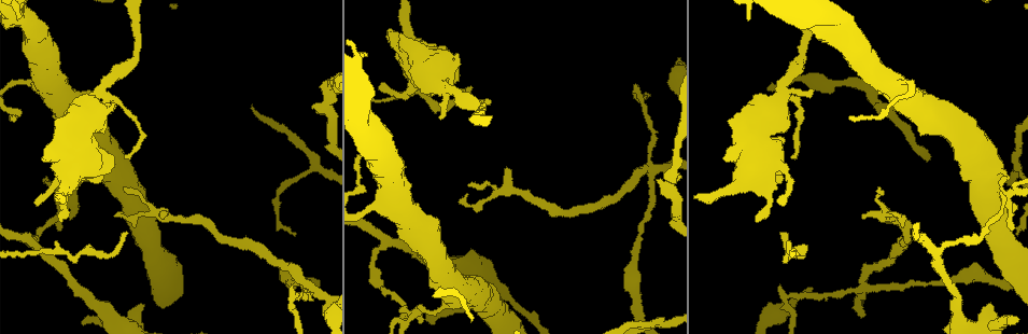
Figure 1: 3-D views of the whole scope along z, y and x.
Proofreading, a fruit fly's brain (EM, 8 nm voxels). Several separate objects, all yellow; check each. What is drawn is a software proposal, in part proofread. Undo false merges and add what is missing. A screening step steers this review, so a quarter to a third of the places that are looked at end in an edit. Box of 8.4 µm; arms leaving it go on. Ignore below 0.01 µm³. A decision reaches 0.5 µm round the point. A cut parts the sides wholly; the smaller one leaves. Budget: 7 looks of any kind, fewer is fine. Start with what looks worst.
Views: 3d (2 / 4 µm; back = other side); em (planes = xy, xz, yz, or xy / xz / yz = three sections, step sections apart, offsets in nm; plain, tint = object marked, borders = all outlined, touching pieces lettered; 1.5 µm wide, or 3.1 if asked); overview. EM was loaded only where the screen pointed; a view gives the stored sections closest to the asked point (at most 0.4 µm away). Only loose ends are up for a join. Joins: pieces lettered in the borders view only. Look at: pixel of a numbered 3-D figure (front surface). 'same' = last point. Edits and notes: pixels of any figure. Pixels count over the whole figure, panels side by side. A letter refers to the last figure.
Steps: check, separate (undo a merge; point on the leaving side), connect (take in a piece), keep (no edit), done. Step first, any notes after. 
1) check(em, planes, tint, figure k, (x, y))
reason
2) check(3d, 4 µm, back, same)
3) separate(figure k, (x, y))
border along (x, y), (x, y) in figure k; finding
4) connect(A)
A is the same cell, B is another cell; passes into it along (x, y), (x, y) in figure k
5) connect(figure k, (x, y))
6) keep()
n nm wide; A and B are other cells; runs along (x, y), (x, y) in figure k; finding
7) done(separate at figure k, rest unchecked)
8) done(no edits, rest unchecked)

check(em, planes, borders, figure 1, (419, 310))
sharp bend

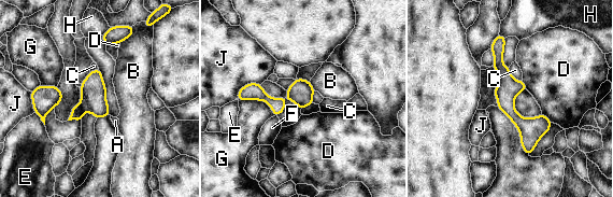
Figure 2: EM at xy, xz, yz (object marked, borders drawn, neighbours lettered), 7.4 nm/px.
separate(figure 2, (77, 111))
G touches over 300 nm; A, B, C, D, E, F, G, H and J are other cells; border along (81, 102), (85, 110) in figure 2; two neurons meet here

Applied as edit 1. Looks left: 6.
check(overview)
see it whole again

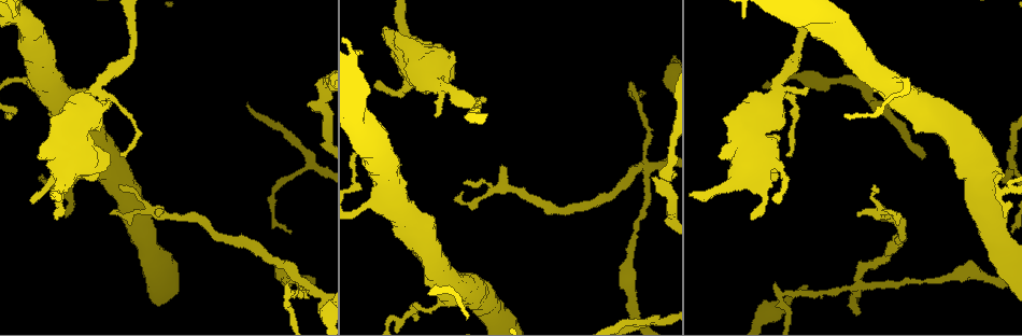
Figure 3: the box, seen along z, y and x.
check(3d, 2 µm, figure 3, (301, 282))
looks like a crossing

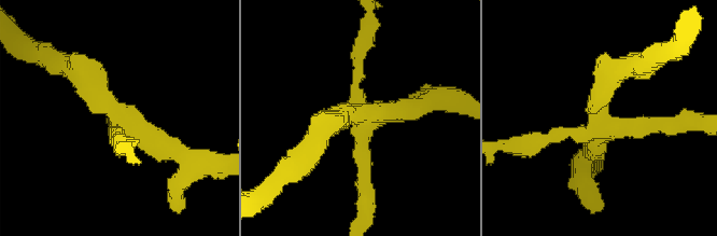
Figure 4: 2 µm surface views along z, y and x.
check(em, planes, borders, figure 4, (120, 120))
4 arms

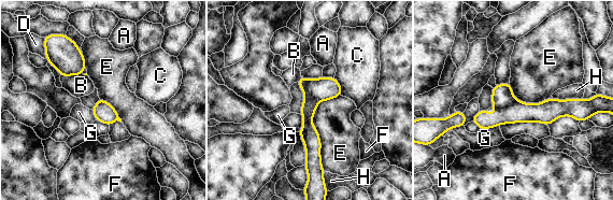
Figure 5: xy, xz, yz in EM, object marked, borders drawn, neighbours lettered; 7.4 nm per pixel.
separate(figure 5, (517, 112))
130 nm wide; A, B, C, D, E, F, G and H are other cells; border along (515, 99), (502, 108), (495, 109) in figure 5; a second neuron is stuck on

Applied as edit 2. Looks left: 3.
check(overview)
redraw

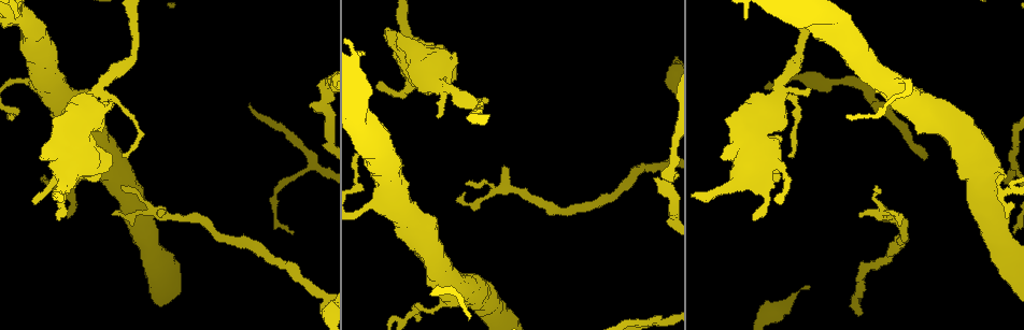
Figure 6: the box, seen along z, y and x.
check(em, planes, borders, figure 6, (36, 202))
thin end

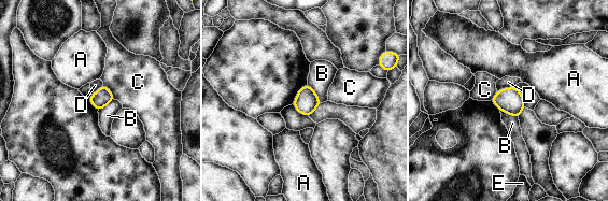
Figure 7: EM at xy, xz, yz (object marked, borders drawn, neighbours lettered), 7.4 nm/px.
keep()
140 nm wide; A, B, C, D and E are other cells; border along (307, 84), (322, 102) in figure 7; no lettered piece goes on from it

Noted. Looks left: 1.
done(separate at figure 2, separate at figure 5, rest unchecked)

